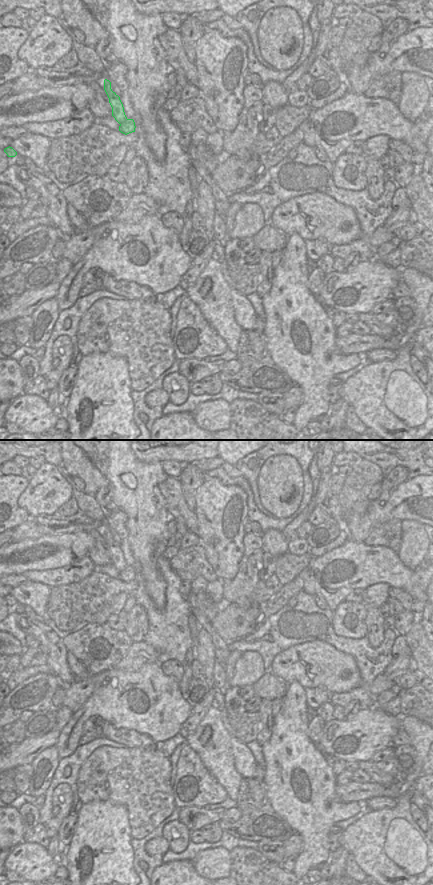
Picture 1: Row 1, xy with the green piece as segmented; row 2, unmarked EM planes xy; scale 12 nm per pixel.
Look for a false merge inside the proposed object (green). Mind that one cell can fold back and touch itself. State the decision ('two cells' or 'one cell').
two cells

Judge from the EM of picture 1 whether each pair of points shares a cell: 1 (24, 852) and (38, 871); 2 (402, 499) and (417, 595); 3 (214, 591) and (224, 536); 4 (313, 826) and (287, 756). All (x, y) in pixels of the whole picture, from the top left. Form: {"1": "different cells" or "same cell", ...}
{"1": "same cell", "2": "different cells", "3": "different cells", "4": "same cell"}

